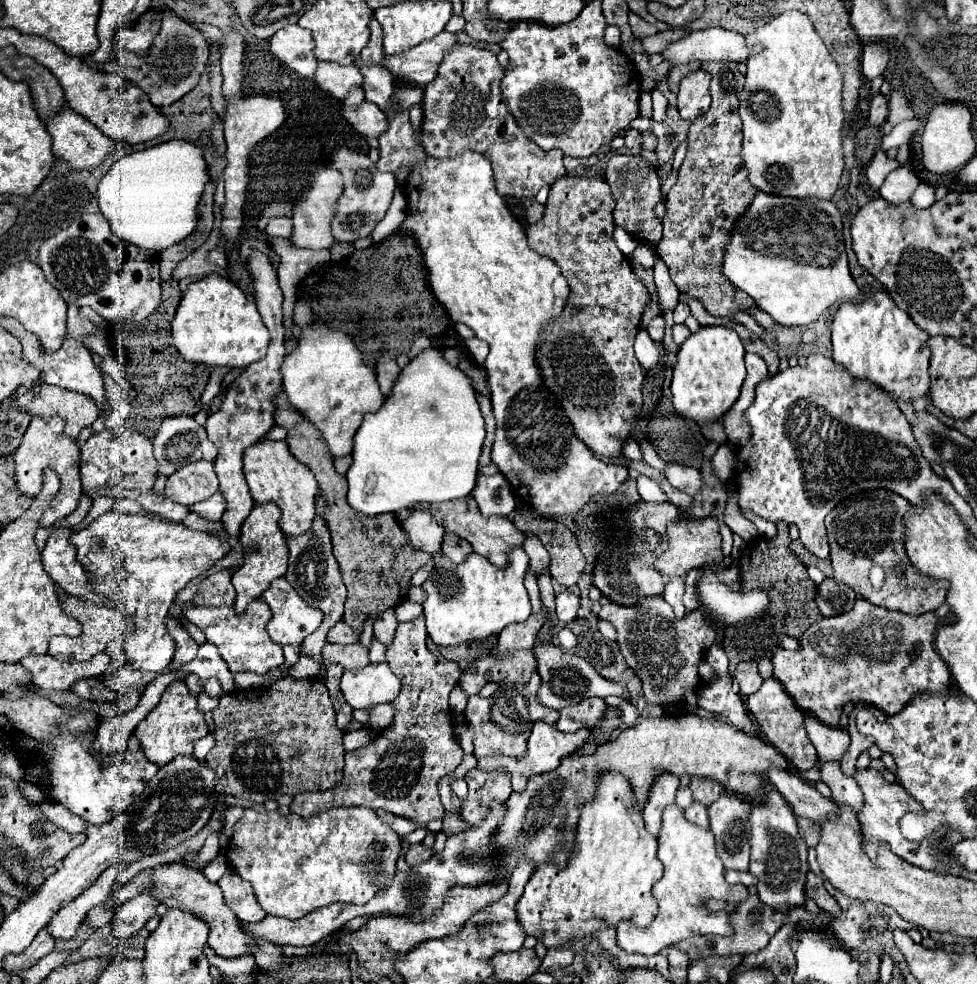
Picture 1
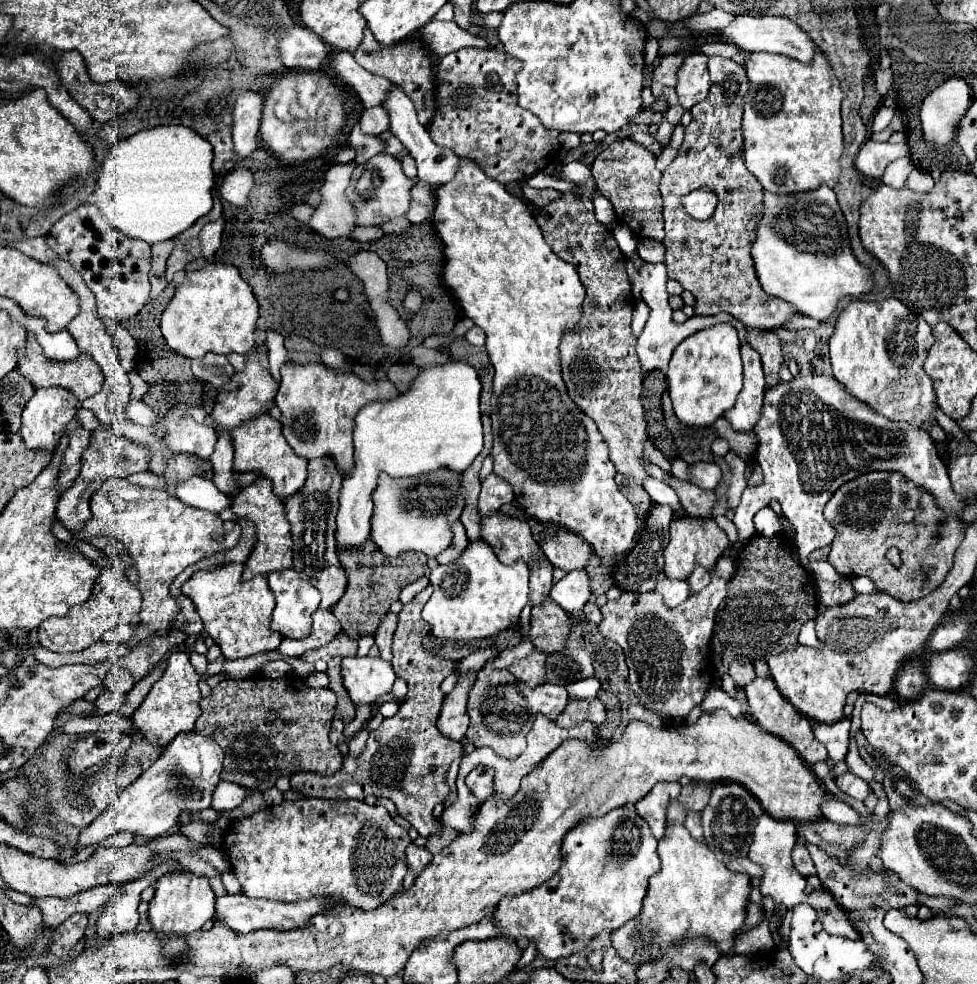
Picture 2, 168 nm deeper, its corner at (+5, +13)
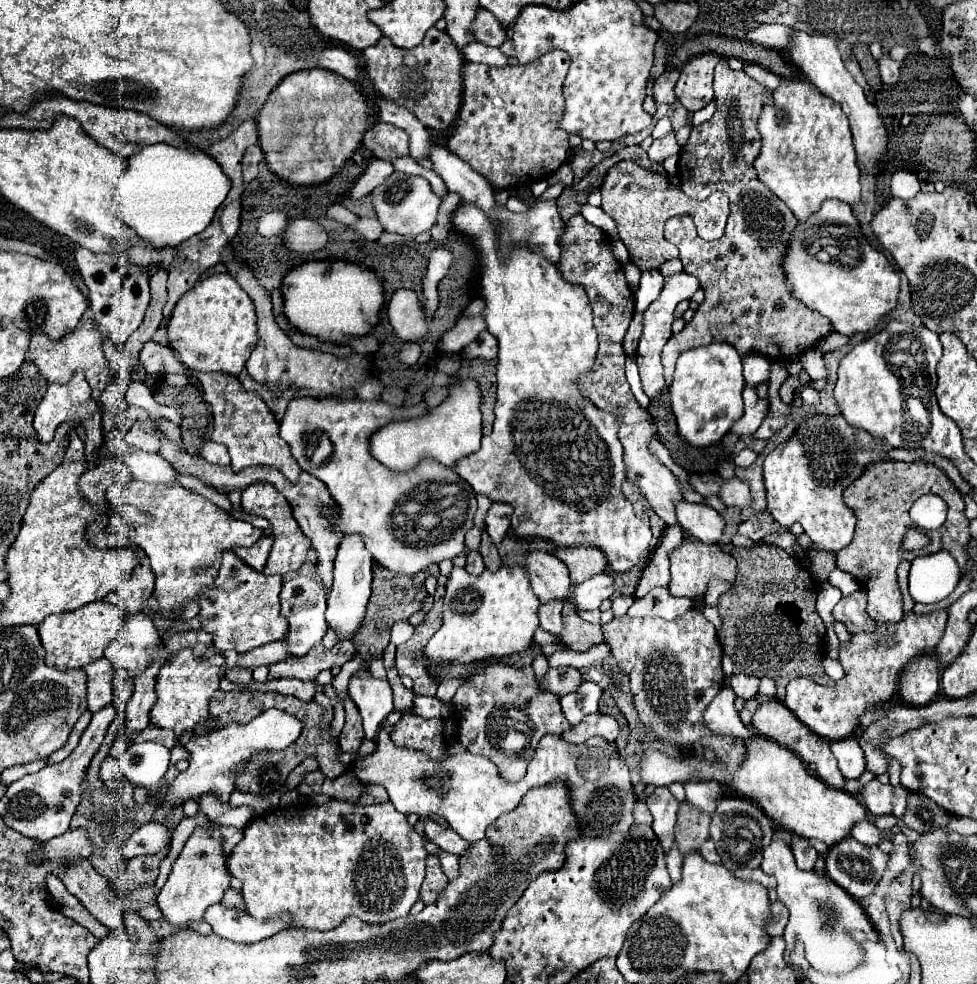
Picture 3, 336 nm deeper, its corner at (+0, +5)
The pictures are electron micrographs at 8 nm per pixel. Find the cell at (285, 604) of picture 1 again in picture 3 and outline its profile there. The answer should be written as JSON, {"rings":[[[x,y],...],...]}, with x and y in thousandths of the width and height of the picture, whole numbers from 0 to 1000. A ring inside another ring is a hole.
{"rings":[[[301,585],[295,587],[289,593],[289,602],[287,602],[287,626],[291,626],[295,630],[295,644],[293,644],[293,652],[295,652],[295,661],[301,667],[311,667],[315,665],[317,659],[325,657],[330,646],[336,640],[336,632],[332,630],[332,622],[334,622],[334,600],[332,596],[317,587],[317,585]]]}

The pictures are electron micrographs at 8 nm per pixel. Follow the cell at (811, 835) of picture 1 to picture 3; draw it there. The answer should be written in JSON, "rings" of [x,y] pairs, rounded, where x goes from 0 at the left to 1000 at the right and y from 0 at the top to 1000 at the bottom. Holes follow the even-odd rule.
{"rings":[[[870,850],[870,852],[864,852],[862,856],[850,860],[843,874],[845,874],[845,888],[852,896],[862,900],[870,911],[884,913],[888,909],[893,909],[897,896],[903,892],[903,886],[909,876],[909,868],[905,868],[899,860],[880,858]]]}

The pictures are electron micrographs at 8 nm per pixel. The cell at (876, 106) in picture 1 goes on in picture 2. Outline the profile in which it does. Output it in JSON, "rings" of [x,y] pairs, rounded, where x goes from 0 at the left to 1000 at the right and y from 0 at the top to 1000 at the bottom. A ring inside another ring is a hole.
{"rings":[[[910,69],[896,73],[896,87],[900,96],[906,96],[912,89],[912,85],[914,85],[914,73]]]}

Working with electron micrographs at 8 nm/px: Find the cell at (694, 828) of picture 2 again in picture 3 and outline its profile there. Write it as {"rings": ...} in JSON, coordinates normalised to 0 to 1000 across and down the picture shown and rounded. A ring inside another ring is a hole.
{"rings":[[[725,852],[719,860],[716,860],[716,868],[721,874],[725,876],[731,876],[731,878],[737,878],[737,870],[733,868],[733,862],[731,862],[731,856]]]}

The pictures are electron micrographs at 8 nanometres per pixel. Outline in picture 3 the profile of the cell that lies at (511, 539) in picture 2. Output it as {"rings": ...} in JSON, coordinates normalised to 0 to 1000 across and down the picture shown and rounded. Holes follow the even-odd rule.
{"rings":[[[542,559],[536,563],[536,575],[553,612],[581,608],[583,604],[581,577],[569,565],[555,559]]]}

